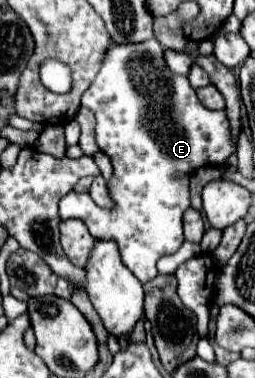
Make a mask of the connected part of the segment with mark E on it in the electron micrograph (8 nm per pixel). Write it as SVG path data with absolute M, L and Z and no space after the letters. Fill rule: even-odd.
M157 39L143 43L113 43L101 61L101 69L93 85L83 93L85 107L91 107L97 117L97 143L103 153L109 155L113 165L113 175L109 179L107 191L113 201L111 209L99 207L87 193L69 191L59 201L59 215L67 219L83 219L95 239L113 239L119 247L121 261L125 267L143 284L157 274L159 257L175 253L183 243L183 211L189 207L189 173L207 167L223 165L237 149L231 137L229 121L225 111L211 111L203 107L197 99L195 89L189 79L171 73L165 63L165 49Z

